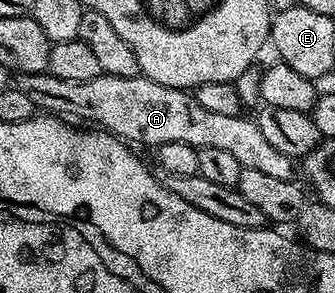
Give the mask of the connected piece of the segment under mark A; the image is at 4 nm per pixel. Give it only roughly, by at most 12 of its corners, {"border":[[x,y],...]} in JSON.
{"border":[[20,75],[36,109],[128,145],[218,146],[292,179],[294,159],[243,114],[212,114],[145,75]]}

